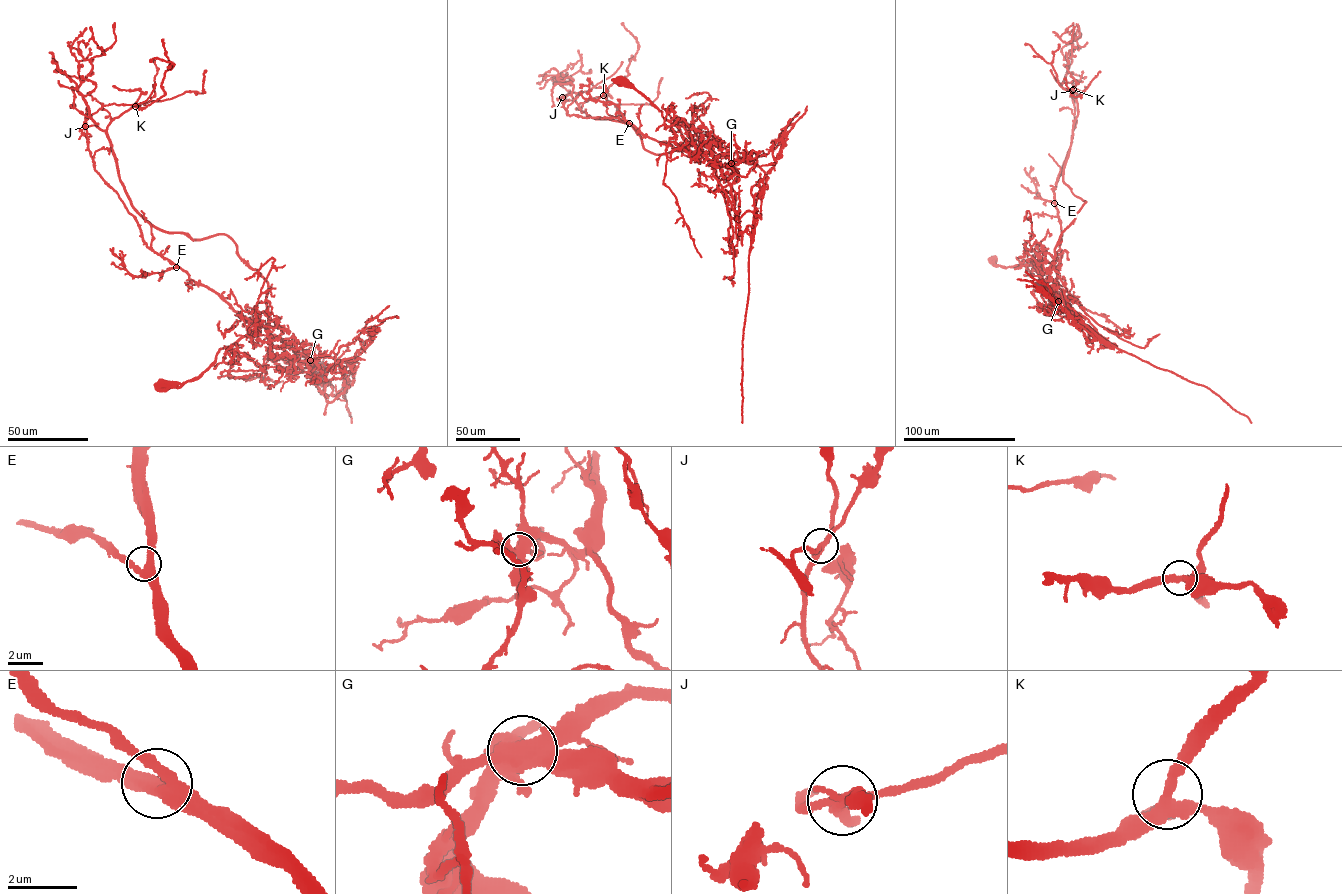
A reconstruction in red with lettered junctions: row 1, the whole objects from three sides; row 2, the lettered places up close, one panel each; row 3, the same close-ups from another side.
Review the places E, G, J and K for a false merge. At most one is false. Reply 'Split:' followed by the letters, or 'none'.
Split: G

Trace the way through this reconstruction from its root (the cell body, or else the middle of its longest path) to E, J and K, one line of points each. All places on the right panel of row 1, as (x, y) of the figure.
E: (992, 260), (1006, 267), (1014, 267), (1022, 261), (1043, 261), (1057, 269), (1062, 255), (1061, 230), (1054, 203)
J: (992, 260), (1006, 267), (1025, 261), (1059, 266), (1061, 230), (1054, 189), (1076, 123), (1072, 90)
K: (992, 260), (1006, 267), (1025, 261), (1054, 265), (1061, 233), (1086, 202), (1063, 179), (1077, 115), (1073, 89)

